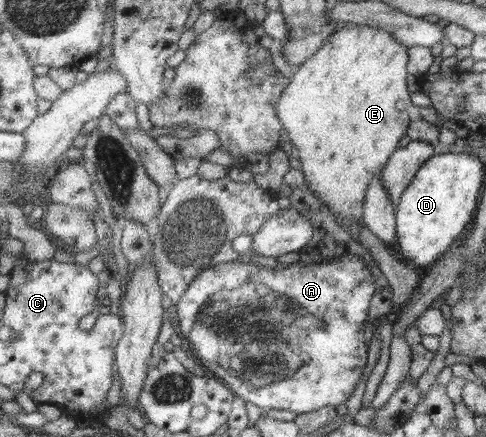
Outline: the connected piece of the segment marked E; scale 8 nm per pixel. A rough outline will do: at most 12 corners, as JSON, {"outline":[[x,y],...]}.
{"outline":[[340,24],[276,105],[309,192],[392,287],[421,281],[368,230],[368,186],[410,122],[406,46]]}

